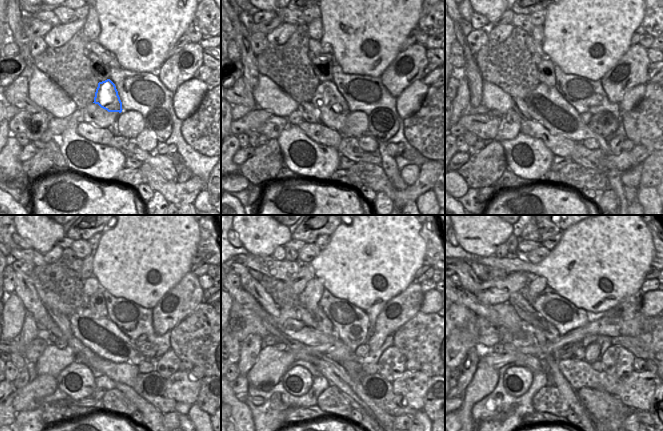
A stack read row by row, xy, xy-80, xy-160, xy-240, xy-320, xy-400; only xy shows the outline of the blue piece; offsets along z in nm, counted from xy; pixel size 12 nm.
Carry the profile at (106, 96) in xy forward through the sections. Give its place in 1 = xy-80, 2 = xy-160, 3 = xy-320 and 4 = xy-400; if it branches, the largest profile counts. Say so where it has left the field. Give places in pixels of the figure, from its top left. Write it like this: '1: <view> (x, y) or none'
1: xy-80 (334, 110)
2: xy-160 (546, 105)
3: xy-320 (306, 331)
4: xy-400 (465, 298)

